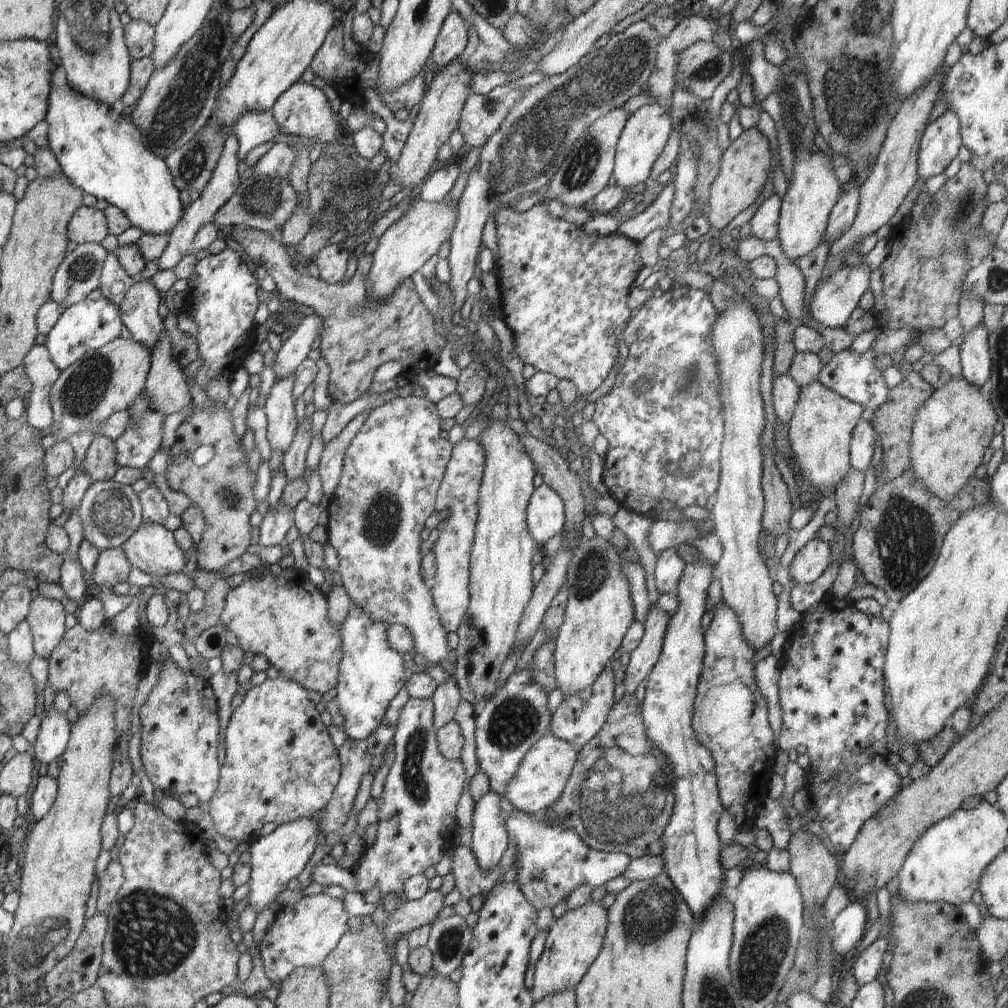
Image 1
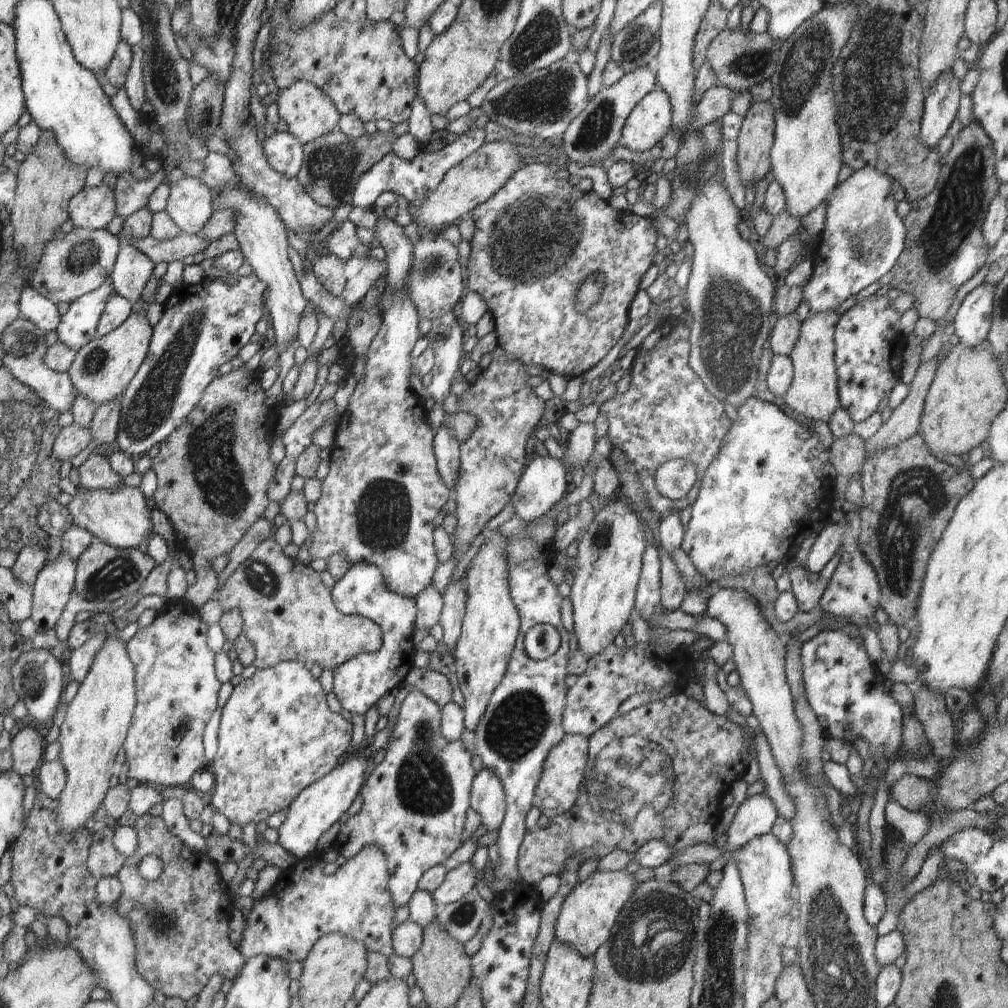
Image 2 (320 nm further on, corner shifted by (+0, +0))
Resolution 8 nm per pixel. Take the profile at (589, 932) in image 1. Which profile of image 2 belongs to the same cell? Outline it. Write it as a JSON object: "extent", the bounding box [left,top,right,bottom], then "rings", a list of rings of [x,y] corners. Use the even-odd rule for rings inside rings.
{"extent":[555,869,637,957],"rings":[[[596,869],[564,899],[555,924],[555,938],[573,946],[582,956],[594,957],[598,948],[611,938],[616,917],[637,886],[634,874],[626,869],[610,872]]]}

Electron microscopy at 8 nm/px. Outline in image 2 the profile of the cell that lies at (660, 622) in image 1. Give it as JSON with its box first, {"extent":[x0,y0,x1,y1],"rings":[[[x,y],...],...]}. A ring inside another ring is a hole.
{"extent":[657,546,686,611],"rings":[[[657,546],[660,559],[661,601],[668,611],[675,611],[685,597],[686,586],[677,566],[664,548]]]}

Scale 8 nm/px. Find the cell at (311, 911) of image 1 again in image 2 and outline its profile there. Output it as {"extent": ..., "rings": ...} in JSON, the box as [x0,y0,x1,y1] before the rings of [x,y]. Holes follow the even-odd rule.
{"extent":[239,845,395,963],"rings":[[[368,845],[339,866],[333,875],[327,876],[322,873],[325,865],[323,855],[318,849],[307,854],[303,859],[297,859],[294,865],[290,865],[280,873],[278,882],[270,892],[254,902],[250,917],[242,927],[243,935],[239,951],[244,958],[264,955],[278,957],[289,963],[303,961],[321,936],[333,932],[358,939],[365,944],[368,951],[379,952],[386,958],[395,953],[391,937],[395,904],[388,888],[387,856],[382,854],[380,848]]]}

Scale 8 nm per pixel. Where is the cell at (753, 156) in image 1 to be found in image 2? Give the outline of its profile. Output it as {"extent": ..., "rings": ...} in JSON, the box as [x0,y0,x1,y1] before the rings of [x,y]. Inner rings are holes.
{"extent":[737,101,775,186],"rings":[[[770,101],[750,105],[737,138],[737,163],[745,186],[764,180],[771,170],[769,154],[775,135],[775,118]]]}

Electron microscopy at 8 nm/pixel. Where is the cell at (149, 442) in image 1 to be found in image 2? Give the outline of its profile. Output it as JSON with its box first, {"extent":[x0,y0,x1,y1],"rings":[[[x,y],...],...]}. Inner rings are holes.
{"extent":[115,273,265,459],"rings":[[[251,273],[238,278],[235,284],[226,284],[223,279],[204,276],[198,284],[183,283],[170,293],[162,304],[162,317],[153,326],[143,363],[120,396],[121,422],[115,438],[118,450],[129,454],[133,459],[138,458],[146,454],[154,444],[164,442],[188,418],[192,409],[200,402],[204,389],[218,376],[218,368],[238,356],[238,351],[252,338],[254,328],[262,318],[265,292],[264,282]]]}

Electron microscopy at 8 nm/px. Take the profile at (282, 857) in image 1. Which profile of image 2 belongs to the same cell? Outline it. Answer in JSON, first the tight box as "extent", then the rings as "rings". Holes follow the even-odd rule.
{"extent":[279,751,369,860],"rings":[[[359,751],[350,754],[342,762],[337,764],[326,776],[307,786],[288,807],[286,819],[279,827],[279,843],[293,855],[296,860],[307,857],[307,854],[317,850],[318,838],[334,824],[338,822],[362,788],[365,781],[366,761],[369,758],[368,751]]]}

